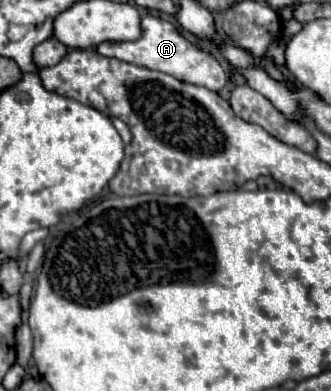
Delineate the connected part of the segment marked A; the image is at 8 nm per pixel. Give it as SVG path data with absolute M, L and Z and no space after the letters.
M143 16L141 26L143 26L143 36L139 40L129 42L129 44L101 44L97 48L97 52L103 56L109 56L109 58L117 58L117 60L135 64L135 66L145 66L151 70L167 72L183 82L205 86L213 92L219 92L225 86L227 76L225 76L221 64L217 62L217 58L213 54L201 50L197 44L189 42L171 22L157 18L157 16Z

